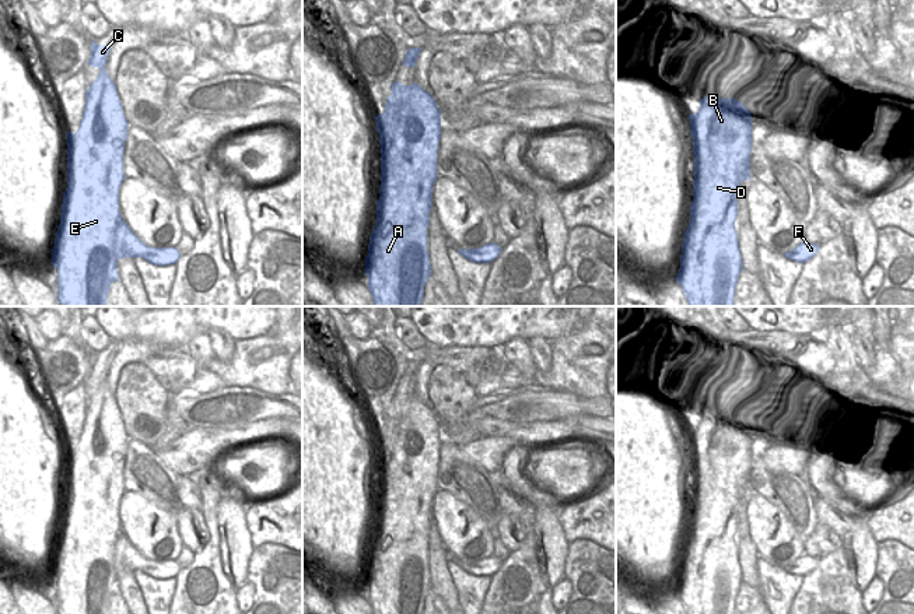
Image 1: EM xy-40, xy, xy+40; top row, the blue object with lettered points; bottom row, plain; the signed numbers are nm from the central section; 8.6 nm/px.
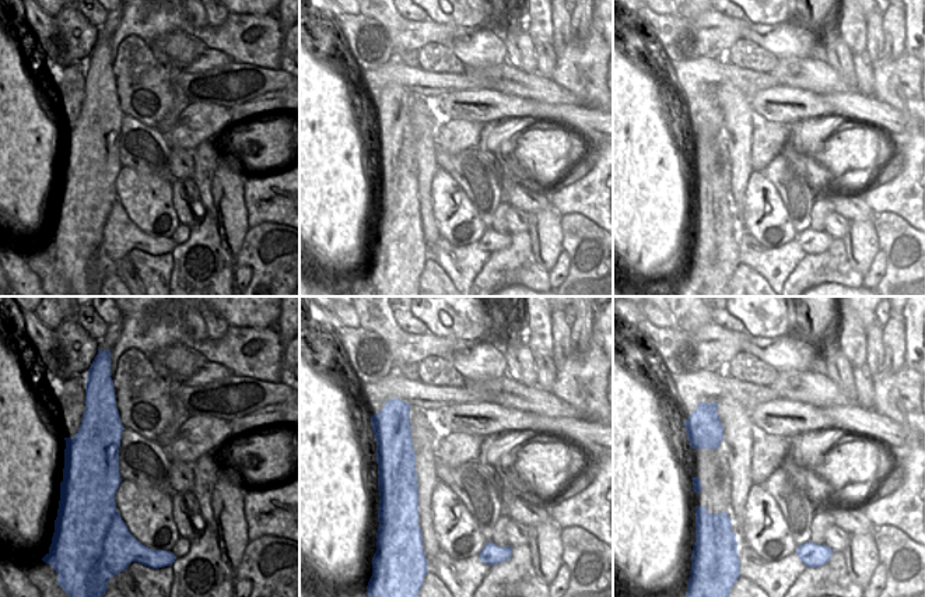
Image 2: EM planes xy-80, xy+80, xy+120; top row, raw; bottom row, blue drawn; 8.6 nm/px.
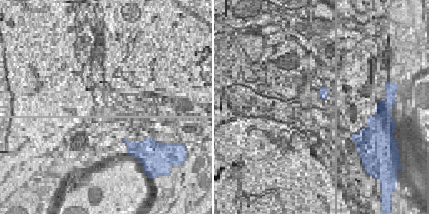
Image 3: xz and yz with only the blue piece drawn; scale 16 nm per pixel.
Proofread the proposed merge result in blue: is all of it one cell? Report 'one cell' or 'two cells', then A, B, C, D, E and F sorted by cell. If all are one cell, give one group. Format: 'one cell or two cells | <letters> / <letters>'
two cells | A B C D E / F

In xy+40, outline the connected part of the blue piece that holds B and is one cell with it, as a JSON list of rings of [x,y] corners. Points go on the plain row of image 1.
[[[704,410],[698,425],[689,432],[694,469],[693,515],[703,515],[704,522],[700,545],[683,548],[680,582],[675,593],[687,614],[733,614],[743,583],[735,533],[739,499],[750,494],[752,427],[733,411]]]

